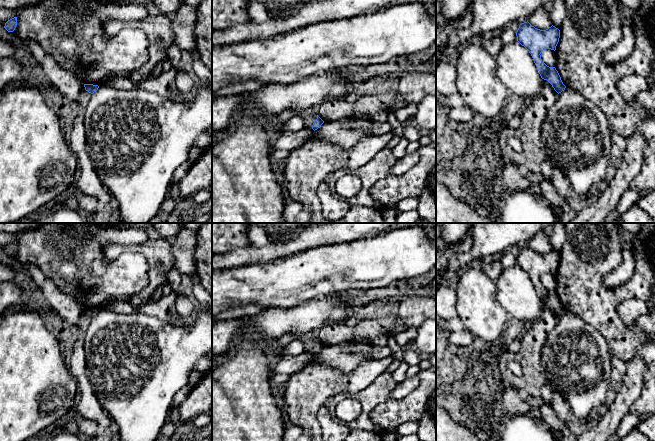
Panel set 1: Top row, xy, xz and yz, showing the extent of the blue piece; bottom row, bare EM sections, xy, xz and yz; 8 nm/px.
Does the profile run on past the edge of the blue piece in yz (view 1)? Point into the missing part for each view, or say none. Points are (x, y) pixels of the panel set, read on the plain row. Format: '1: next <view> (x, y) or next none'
1: next none

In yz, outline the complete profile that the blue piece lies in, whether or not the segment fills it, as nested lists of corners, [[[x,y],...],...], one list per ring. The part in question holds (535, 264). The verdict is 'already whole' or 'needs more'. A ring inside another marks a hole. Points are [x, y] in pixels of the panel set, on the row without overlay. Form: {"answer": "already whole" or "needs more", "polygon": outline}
{"answer": "already whole", "polygon": [[[528,245],[519,249],[516,256],[517,265],[531,278],[542,303],[547,304],[559,318],[565,314],[561,301],[555,291],[547,290],[541,283],[541,276],[546,273],[556,274],[560,262],[560,254],[551,250],[540,254]]]}

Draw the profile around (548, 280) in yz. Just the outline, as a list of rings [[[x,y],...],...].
[[[546,273],[541,276],[542,285],[549,291],[555,291],[557,282],[554,274]]]

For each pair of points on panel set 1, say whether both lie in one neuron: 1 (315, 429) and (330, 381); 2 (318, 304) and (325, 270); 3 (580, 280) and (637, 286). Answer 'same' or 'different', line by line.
1: same
2: different
3: same

